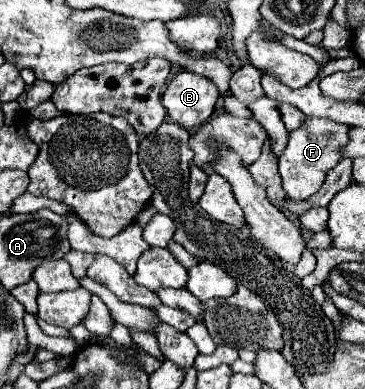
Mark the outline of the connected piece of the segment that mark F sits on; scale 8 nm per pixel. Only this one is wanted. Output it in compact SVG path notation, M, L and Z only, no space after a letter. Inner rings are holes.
M306 117L298 129L288 133L288 145L282 151L282 157L278 157L278 173L282 177L282 189L286 191L288 201L304 201L322 187L326 173L336 167L342 158L340 149L349 140L348 131L348 126L332 119Z

